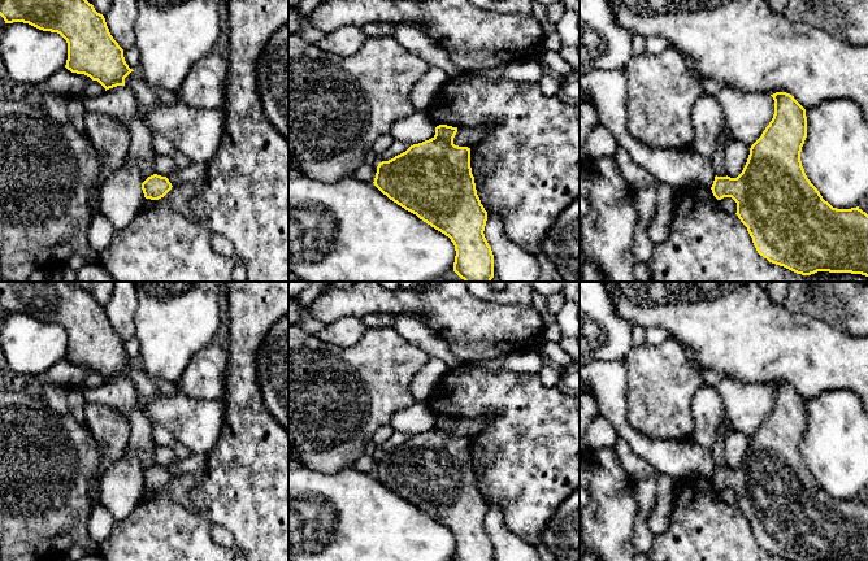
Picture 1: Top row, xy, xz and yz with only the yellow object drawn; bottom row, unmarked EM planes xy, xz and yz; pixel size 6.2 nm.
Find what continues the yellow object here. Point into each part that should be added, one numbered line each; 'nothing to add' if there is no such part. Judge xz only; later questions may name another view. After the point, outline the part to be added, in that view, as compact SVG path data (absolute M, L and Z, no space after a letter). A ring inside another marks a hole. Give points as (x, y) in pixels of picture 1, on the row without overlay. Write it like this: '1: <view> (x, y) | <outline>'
nothing to add

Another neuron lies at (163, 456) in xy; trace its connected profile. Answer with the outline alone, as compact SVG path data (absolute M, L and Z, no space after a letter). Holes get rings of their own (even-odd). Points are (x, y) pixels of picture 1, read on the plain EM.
M156 444L153 448L153 461L155 465L161 468L168 468L168 465L174 460L174 452L170 447Z

